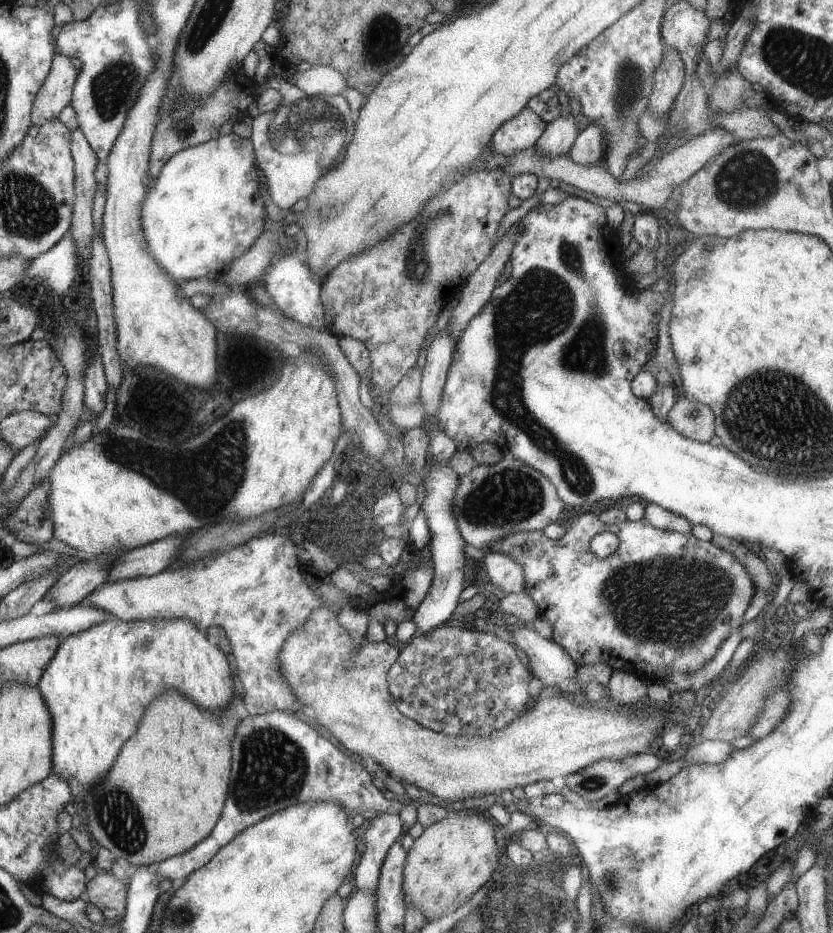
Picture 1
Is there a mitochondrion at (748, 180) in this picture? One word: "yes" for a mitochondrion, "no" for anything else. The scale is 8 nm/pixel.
yes

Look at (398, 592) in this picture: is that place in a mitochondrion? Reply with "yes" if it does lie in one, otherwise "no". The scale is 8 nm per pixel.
yes

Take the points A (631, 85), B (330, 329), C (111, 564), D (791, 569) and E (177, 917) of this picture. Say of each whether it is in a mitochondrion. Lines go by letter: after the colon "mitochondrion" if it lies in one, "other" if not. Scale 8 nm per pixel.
A: mitochondrion
B: other
C: other
D: other
E: mitochondrion

